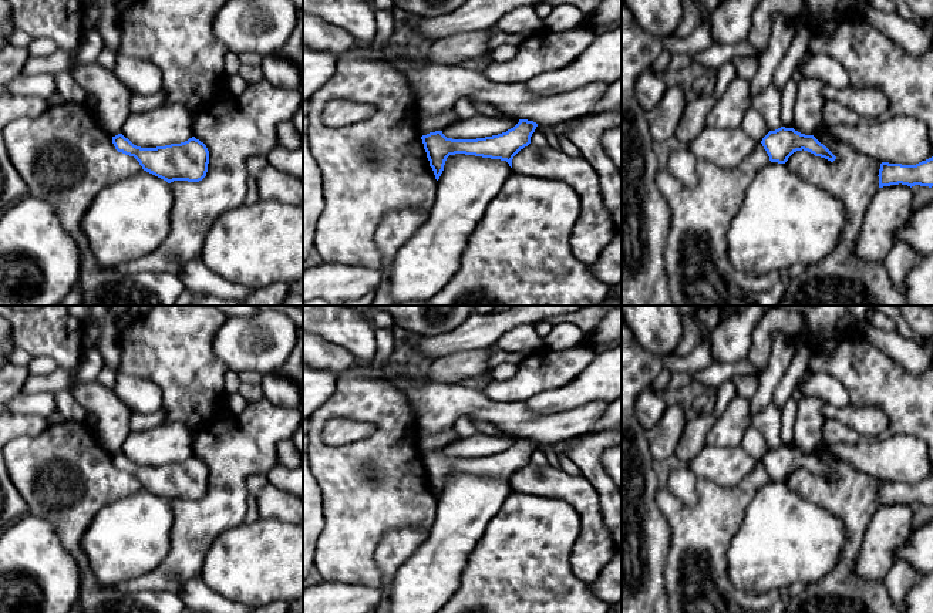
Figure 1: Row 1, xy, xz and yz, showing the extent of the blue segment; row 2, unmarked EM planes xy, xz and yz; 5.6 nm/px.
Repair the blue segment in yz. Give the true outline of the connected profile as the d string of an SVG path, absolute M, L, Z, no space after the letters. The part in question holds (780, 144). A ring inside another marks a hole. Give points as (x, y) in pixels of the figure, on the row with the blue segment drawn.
M781 127L775 131L769 131L762 138L761 144L771 162L785 164L794 152L802 149L831 162L836 159L836 156L814 135L801 134L794 128Z

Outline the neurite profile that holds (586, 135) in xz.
M612 110L582 118L567 129L566 138L596 171L604 205L622 230L622 174L602 144L604 132L617 127L622 127L622 110Z

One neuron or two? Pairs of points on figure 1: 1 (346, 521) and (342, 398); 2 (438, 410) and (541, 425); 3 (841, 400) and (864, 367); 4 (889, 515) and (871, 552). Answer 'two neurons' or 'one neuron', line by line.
1: one neuron
2: one neuron
3: two neurons
4: one neuron

